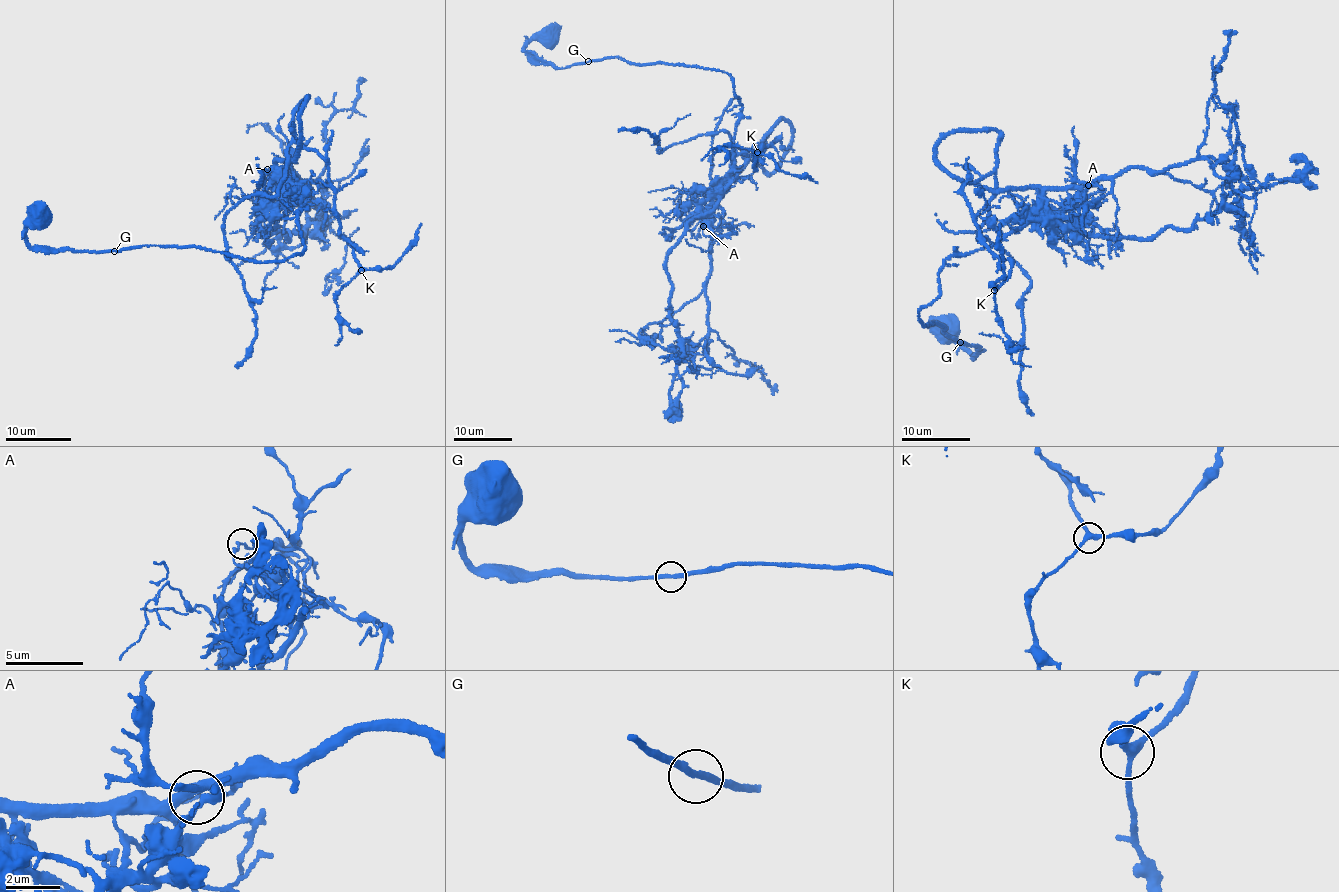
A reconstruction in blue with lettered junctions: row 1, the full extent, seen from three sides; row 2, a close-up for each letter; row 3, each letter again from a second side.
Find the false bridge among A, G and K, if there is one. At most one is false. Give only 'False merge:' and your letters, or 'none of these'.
False merge: A

